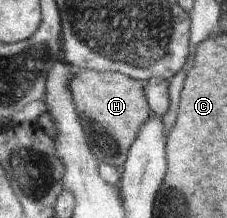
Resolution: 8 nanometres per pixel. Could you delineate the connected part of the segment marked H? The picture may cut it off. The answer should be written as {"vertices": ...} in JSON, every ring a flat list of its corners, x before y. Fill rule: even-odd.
{"vertices":[[89,69,81,70,71,80,75,106,79,106,79,114,83,114,83,126,87,126,87,138,91,138,91,146,95,146,95,156,99,163,114,167,125,165,131,142,137,138,137,132,147,122,147,118,151,118,145,88,147,82,137,82,123,74,93,72]]}

